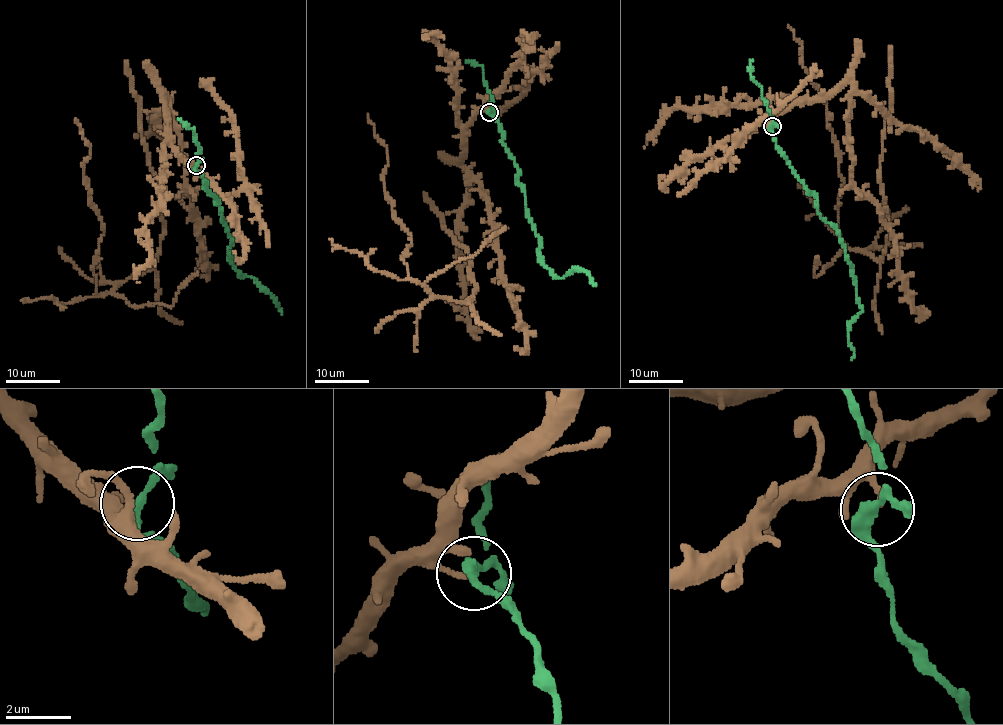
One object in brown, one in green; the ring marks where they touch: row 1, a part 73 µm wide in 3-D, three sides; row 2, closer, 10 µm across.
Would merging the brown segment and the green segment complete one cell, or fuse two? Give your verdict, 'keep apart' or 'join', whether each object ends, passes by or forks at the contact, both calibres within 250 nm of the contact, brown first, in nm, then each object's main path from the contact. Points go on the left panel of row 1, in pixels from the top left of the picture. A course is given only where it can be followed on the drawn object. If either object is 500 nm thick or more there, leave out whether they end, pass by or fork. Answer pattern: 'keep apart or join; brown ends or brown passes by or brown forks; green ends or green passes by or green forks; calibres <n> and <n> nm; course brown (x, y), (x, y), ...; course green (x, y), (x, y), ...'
join; brown ends; green passes by; calibres 150 and 320 nm; course brown (194, 165), (170, 139), (168, 99), (140, 111), (161, 250), (99, 295), (103, 229), (76, 118); course green (196, 165), (204, 190), (218, 200), (231, 238), (229, 262), (275, 300), (282, 314)

